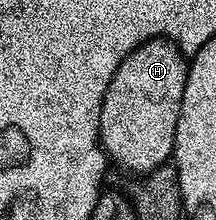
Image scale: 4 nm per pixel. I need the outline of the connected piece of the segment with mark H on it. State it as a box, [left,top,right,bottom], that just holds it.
[98,38,187,176]

